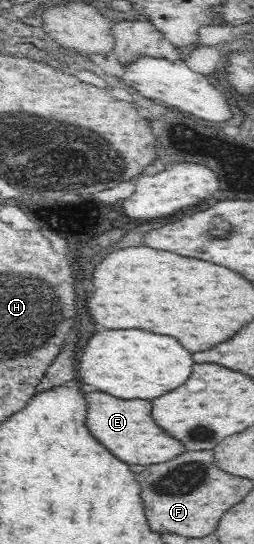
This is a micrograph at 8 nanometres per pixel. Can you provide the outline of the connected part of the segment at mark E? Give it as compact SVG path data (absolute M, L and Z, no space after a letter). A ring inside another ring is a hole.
M84 392L84 400L88 404L86 422L83 422L87 434L118 460L126 464L158 464L184 452L180 444L156 432L156 424L148 420L148 400L116 400L102 392Z

